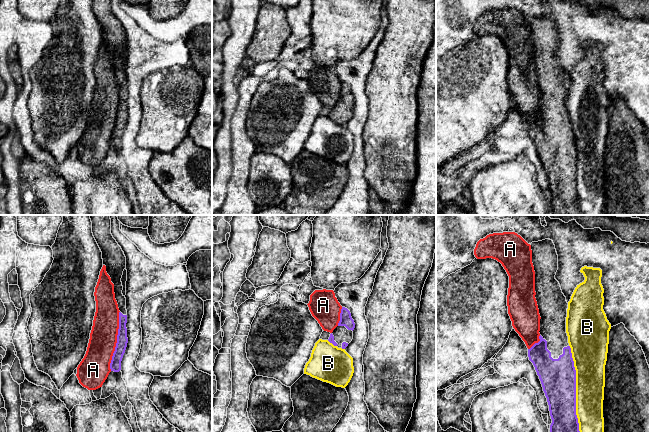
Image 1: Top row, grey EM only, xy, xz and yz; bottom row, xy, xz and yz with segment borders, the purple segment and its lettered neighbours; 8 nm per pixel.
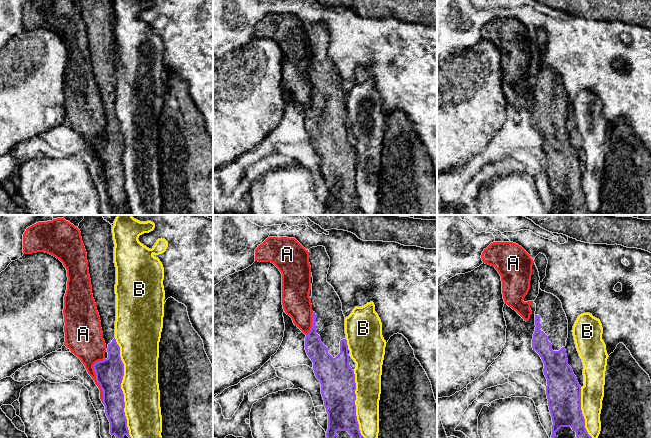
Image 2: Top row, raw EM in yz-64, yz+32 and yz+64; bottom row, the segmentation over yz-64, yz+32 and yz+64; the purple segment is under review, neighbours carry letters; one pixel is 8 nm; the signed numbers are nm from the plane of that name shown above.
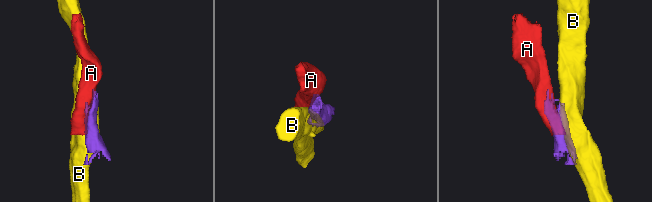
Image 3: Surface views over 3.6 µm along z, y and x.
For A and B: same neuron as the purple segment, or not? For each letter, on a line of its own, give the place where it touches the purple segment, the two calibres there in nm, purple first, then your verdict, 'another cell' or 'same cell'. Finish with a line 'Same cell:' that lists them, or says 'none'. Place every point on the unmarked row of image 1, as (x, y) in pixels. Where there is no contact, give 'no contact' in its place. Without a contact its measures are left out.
A: contact xy (117, 117); calibres 90 and 220 nm; another cell
B: contact yz (575, 167); calibres 280 and 240 nm; another cell
Same cell: none

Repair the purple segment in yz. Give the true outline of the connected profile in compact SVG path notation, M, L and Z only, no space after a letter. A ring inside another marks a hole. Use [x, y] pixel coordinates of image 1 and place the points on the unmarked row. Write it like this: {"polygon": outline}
{"polygon": "M545 15L531 19L532 39L535 47L535 74L540 90L540 117L528 125L541 157L549 181L552 199L551 215L583 215L576 191L576 146L566 109L568 79L555 55L558 46L558 31L552 16Z"}

